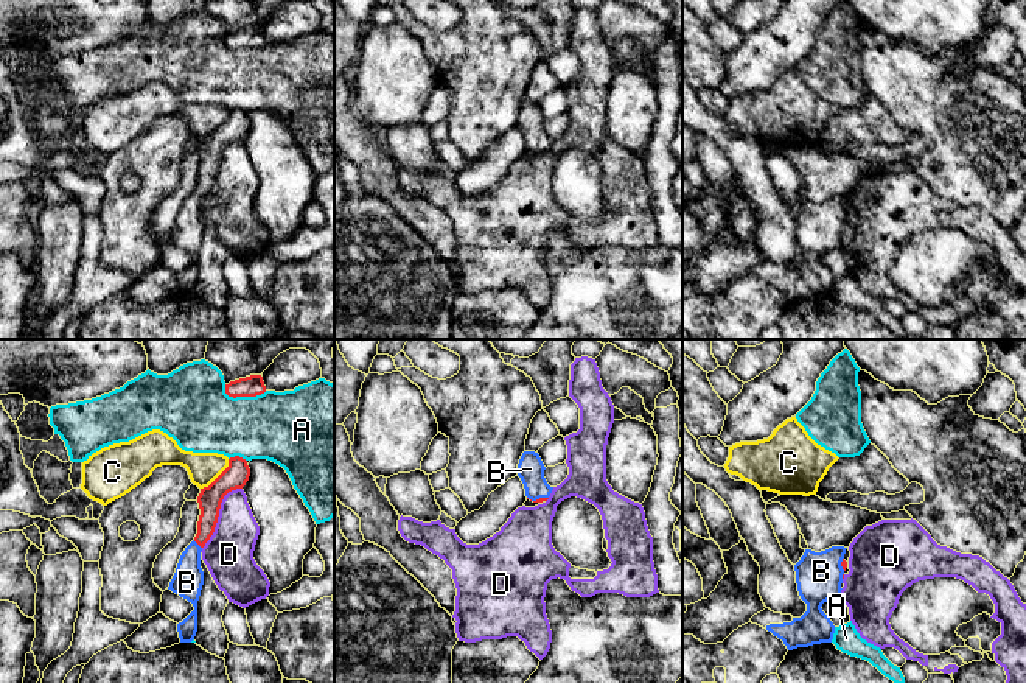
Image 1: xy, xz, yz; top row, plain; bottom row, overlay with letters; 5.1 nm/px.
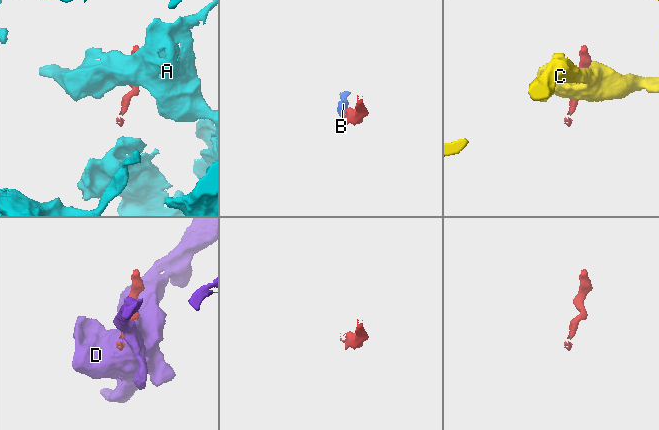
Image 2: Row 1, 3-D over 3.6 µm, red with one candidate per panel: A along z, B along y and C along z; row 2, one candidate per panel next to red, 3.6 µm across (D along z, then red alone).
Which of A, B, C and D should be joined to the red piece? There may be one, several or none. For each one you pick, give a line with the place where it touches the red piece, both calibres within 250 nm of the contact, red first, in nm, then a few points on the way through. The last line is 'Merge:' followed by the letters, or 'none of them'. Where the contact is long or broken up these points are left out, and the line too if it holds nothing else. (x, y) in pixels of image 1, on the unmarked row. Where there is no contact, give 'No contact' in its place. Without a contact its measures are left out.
B: Touches red at xy (198, 195). Thickness 120 nm (red) against 160 nm. Path across: xy (210, 150), (205, 182), (198, 195), (190, 209), (187, 234)
Merge: B

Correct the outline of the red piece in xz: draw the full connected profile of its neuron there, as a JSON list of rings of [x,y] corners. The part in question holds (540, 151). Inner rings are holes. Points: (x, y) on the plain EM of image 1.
[[[524,103],[518,115],[518,128],[521,129],[525,148],[533,154],[547,152],[553,138],[544,129],[544,115],[538,104]]]

